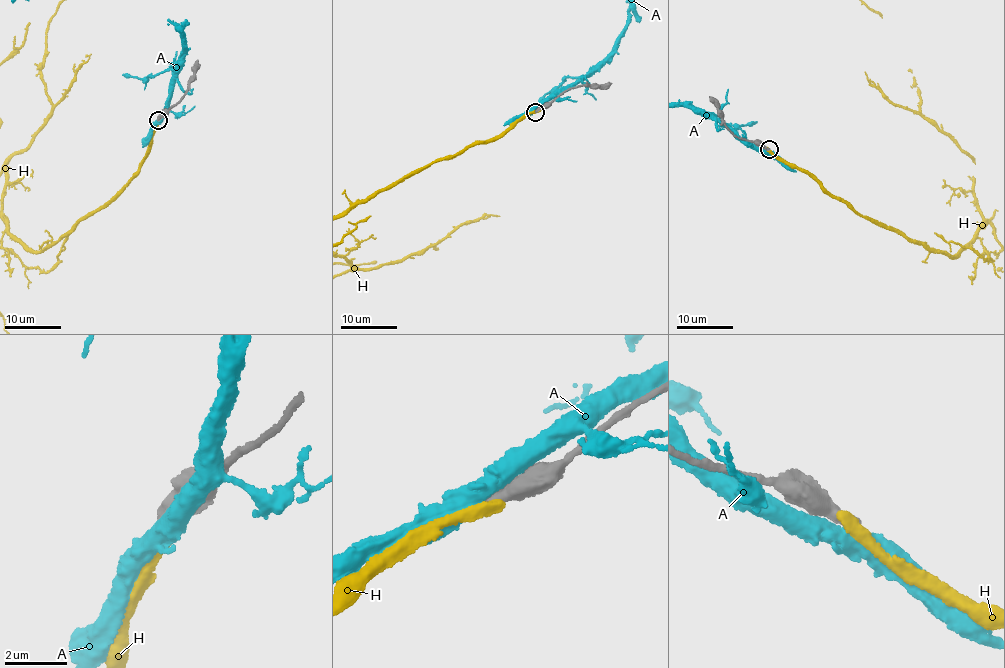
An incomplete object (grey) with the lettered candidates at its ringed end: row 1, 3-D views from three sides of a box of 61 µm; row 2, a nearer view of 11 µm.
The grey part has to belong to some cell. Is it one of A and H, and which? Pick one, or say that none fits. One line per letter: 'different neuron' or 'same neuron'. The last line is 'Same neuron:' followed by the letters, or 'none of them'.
A: different neuron
H: different neuron
Same neuron: none of them

